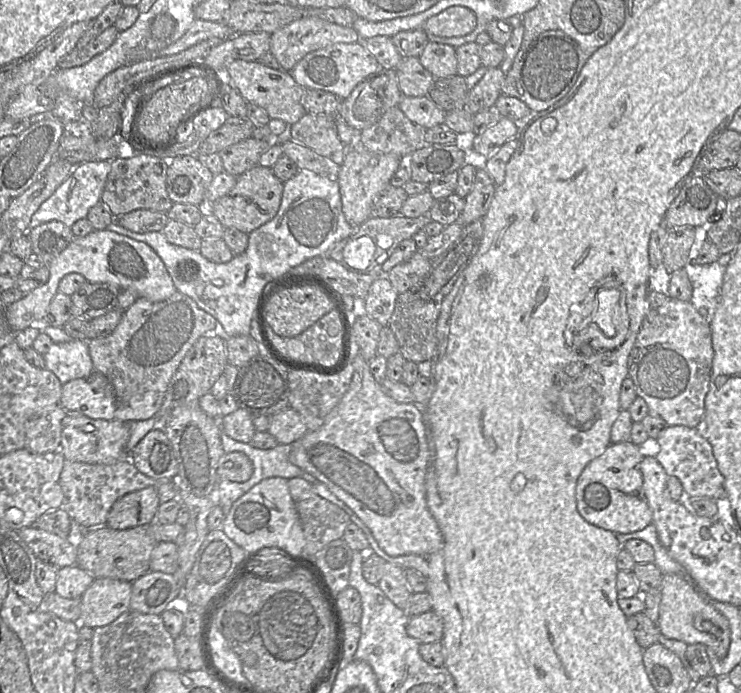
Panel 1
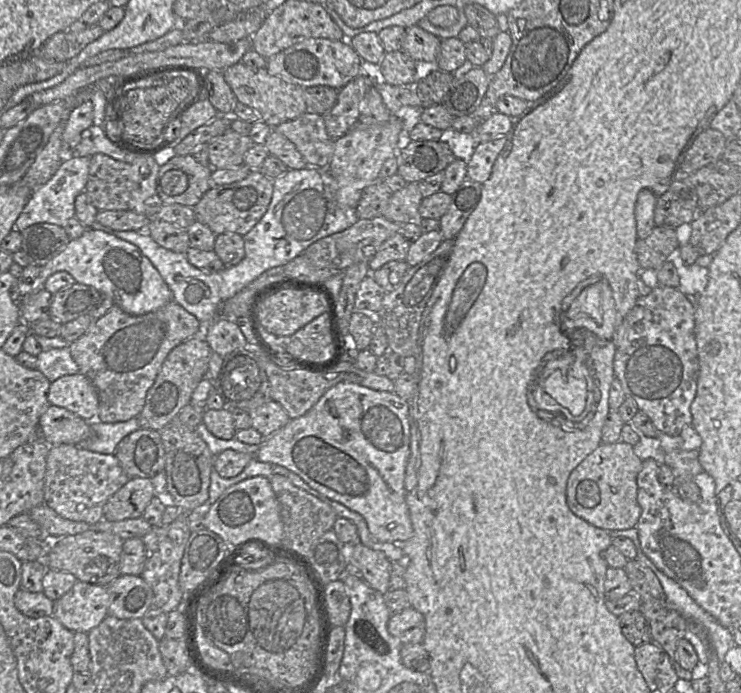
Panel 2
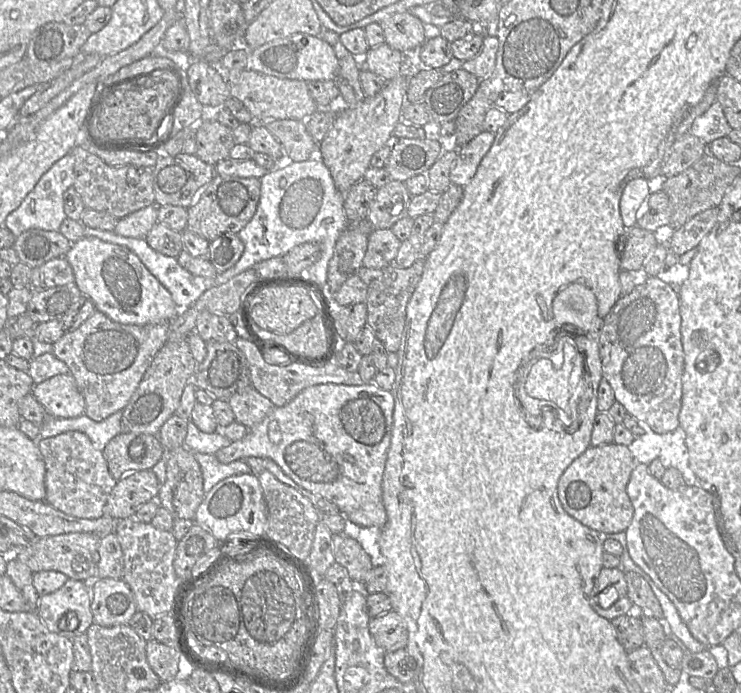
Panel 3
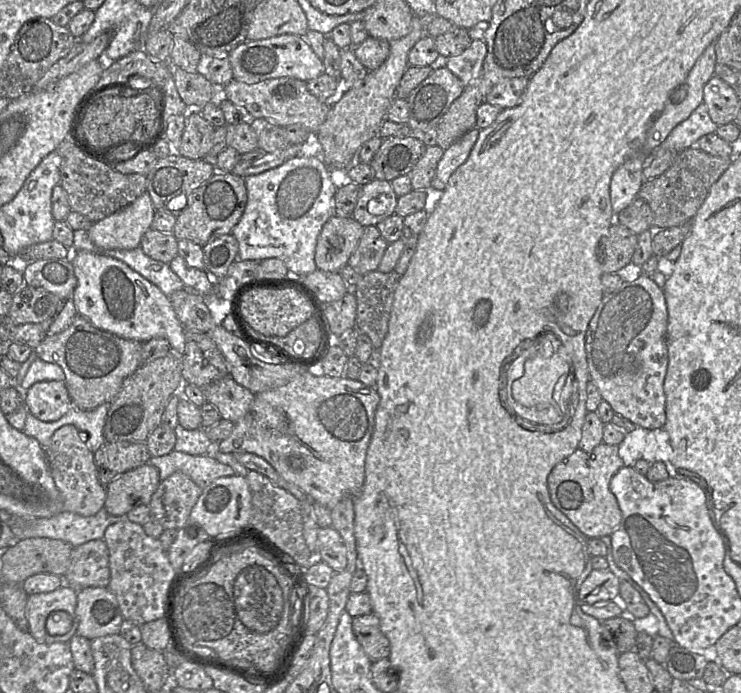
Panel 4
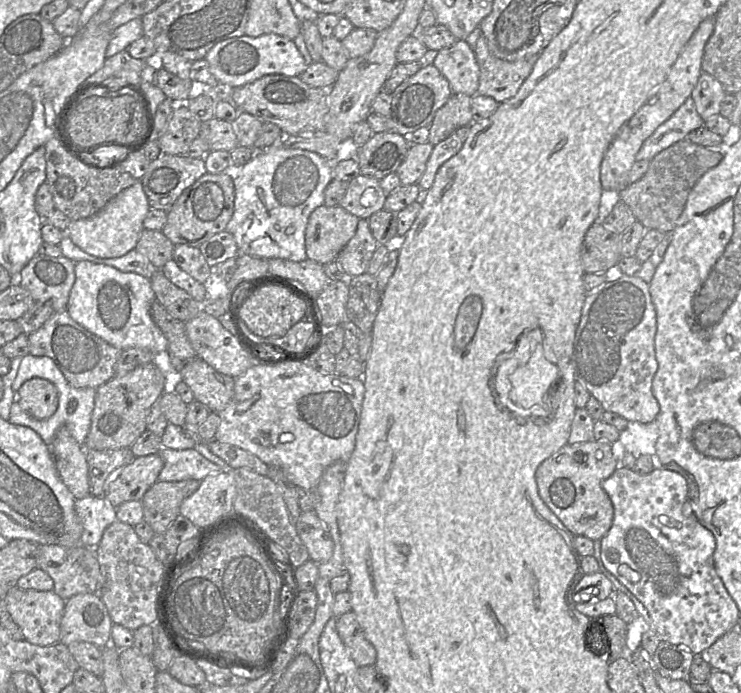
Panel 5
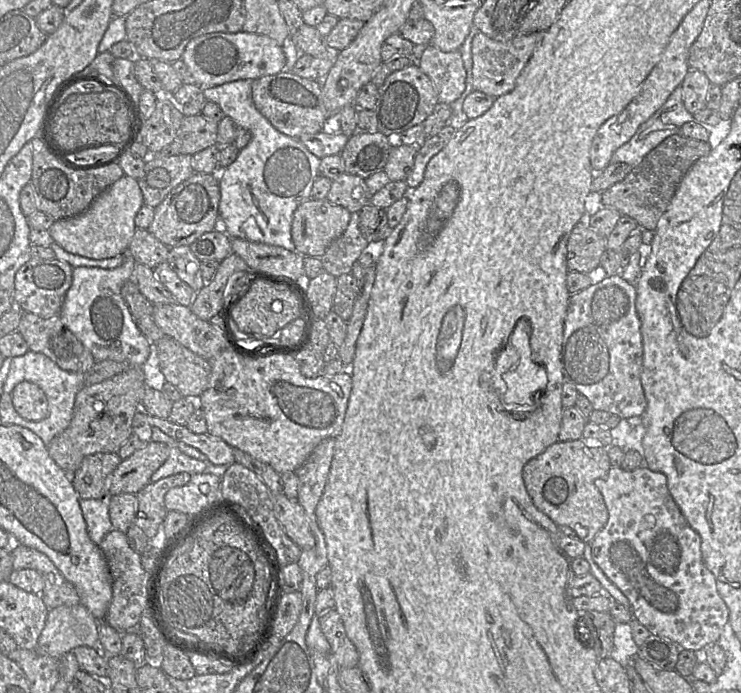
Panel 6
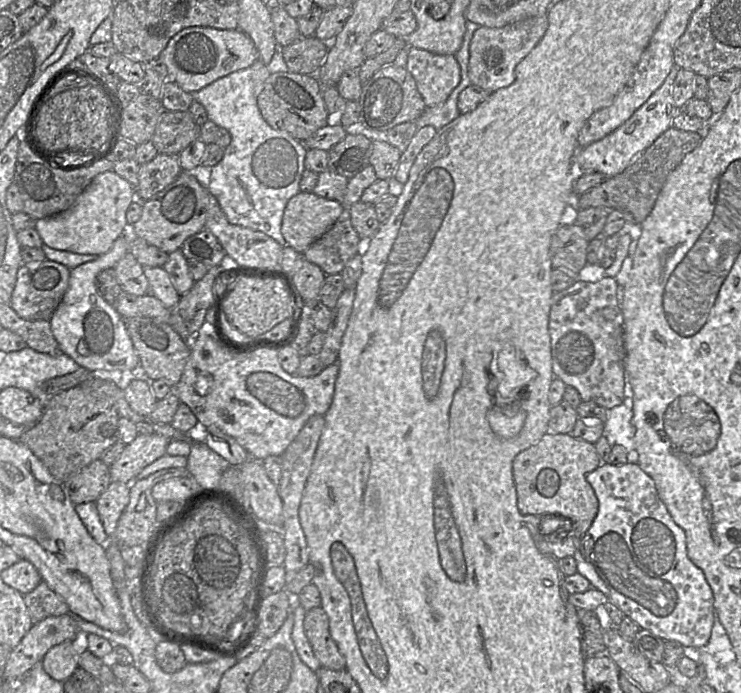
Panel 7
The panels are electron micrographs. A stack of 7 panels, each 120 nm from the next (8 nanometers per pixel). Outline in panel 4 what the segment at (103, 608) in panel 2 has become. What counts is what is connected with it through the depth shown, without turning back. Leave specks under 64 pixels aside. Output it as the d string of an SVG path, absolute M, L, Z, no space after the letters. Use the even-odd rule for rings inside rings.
M62 585L52 592L28 596L25 608L28 631L38 642L69 642L76 635L78 591Z

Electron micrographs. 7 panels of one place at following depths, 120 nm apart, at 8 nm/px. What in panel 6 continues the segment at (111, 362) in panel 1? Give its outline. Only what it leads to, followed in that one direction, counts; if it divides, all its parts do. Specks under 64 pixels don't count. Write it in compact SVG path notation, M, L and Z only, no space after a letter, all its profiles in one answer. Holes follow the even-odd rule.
M23 311L17 332L24 338L29 350L43 353L63 370L86 373L96 362L91 352L63 324L59 314L42 318L28 311Z

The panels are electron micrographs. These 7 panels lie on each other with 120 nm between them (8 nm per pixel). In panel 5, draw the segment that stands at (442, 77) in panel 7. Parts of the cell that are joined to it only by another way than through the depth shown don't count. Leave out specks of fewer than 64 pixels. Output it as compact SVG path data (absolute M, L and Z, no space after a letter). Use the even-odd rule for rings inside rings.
M457 40L451 47L437 51L432 65L446 78L452 94L477 94L479 66L466 41Z

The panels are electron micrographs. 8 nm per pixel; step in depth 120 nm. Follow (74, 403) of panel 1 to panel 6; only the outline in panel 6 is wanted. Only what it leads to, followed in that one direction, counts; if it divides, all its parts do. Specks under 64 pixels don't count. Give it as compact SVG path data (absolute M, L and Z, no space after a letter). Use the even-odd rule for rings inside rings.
M29 381L18 383L12 391L16 412L29 421L40 421L48 414L48 399L43 390Z

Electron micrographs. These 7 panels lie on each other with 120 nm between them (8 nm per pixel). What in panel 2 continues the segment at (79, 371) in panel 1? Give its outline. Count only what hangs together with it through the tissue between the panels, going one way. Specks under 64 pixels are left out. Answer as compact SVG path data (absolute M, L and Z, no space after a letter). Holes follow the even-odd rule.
M68 347L43 350L36 357L36 369L42 372L50 382L54 382L61 376L80 372Z

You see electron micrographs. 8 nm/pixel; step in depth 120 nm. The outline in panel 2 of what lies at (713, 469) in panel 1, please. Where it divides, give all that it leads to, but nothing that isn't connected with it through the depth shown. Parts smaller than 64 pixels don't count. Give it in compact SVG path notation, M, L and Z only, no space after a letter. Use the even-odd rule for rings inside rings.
M658 432L657 438L665 452L663 463L672 469L676 477L693 478L704 471L699 461L699 451L682 449L683 439L680 435Z

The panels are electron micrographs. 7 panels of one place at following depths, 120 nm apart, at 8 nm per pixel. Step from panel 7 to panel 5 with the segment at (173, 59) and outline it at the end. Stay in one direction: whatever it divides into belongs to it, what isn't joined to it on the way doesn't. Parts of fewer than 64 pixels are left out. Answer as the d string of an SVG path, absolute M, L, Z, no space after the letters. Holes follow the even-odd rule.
M273 33L258 37L243 35L215 45L204 58L216 80L226 89L238 88L265 75L300 76L308 67L294 40Z

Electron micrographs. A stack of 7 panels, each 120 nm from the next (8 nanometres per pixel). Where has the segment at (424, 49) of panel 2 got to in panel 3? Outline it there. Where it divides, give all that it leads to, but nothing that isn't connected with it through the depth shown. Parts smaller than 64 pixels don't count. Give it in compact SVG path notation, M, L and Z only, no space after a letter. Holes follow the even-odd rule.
M410 12L393 14L384 19L379 25L384 32L385 44L401 53L420 49L427 40L423 23Z

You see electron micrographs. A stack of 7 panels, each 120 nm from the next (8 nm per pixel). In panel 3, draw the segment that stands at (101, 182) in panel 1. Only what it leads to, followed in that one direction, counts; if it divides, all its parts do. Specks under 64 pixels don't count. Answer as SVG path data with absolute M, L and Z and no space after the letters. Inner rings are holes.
M67 154L52 165L42 175L36 186L27 194L20 206L5 219L5 227L17 238L26 230L39 228L48 231L59 231L61 223L67 218L64 212L63 194L74 183L74 158Z

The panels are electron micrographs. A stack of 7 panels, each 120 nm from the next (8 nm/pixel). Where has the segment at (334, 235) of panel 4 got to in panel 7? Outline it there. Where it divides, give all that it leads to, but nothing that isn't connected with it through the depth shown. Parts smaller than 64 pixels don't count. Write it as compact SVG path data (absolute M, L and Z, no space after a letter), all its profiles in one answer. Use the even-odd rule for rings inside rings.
M300 191L286 204L281 233L287 245L303 253L332 227L344 209L337 200Z

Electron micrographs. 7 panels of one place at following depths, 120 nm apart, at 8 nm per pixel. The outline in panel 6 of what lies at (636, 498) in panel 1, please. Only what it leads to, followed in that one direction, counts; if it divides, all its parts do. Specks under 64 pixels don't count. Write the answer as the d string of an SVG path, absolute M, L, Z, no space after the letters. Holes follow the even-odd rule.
M584 439L557 441L528 461L522 471L533 504L556 525L572 528L579 539L589 543L608 521L608 510L595 480L611 468L607 447Z

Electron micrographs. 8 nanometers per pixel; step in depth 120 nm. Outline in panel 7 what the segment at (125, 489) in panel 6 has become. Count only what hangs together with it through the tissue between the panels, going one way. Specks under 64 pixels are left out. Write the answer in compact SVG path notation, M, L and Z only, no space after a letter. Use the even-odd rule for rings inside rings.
M139 433L109 466L111 481L130 485L146 466L166 454L169 442L157 433Z

